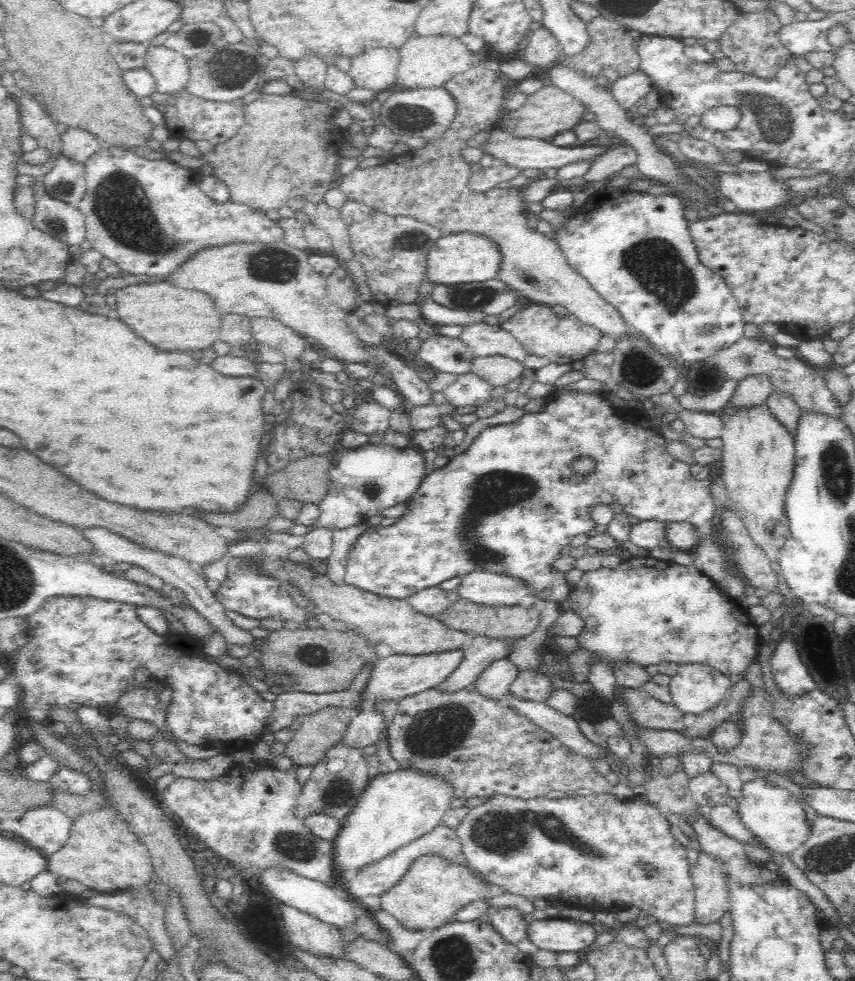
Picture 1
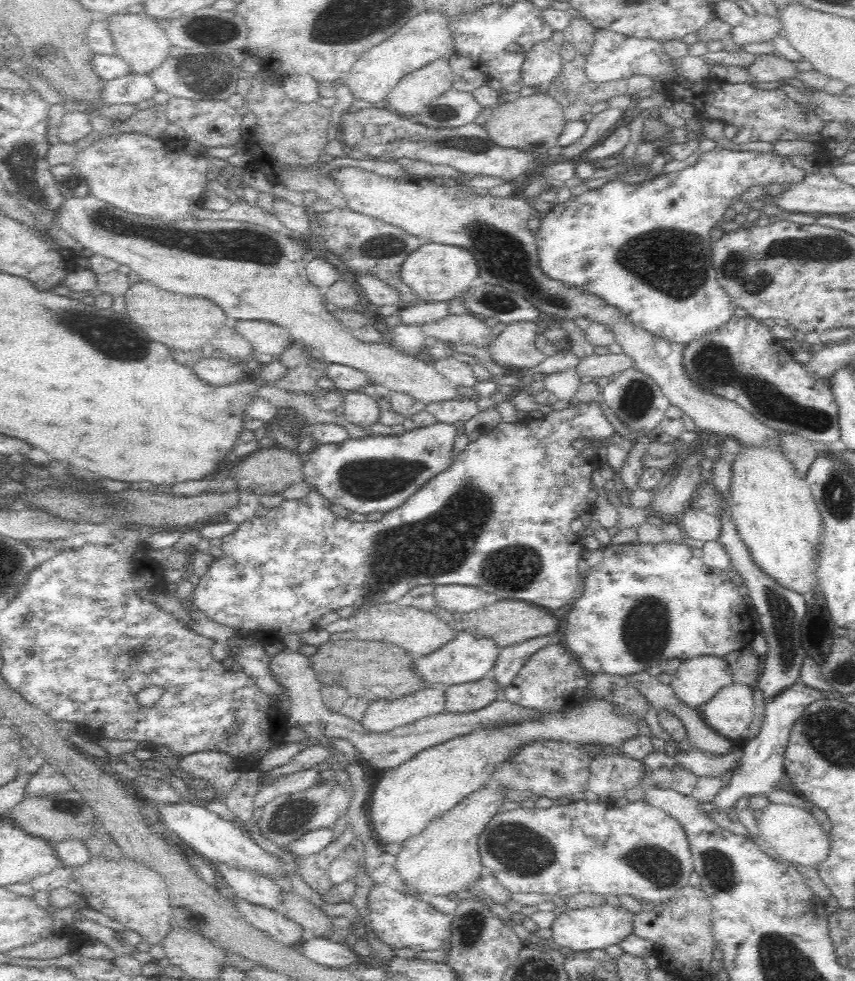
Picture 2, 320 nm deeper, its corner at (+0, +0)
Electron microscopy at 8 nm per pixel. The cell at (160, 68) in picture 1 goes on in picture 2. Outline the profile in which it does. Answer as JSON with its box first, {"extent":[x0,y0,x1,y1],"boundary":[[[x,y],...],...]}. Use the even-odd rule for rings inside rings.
{"extent":[108,14,170,74],"boundary":[[[112,14],[108,16],[108,30],[114,40],[114,54],[128,62],[130,70],[136,74],[147,74],[154,67],[162,64],[162,58],[166,58],[170,50],[170,41],[164,28],[158,28],[157,20],[142,14]]]}

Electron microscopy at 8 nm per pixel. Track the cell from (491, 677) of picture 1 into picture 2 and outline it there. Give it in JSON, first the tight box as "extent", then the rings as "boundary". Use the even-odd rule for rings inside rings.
{"extent":[444,671,497,714],"boundary":[[[491,671],[478,682],[444,687],[444,714],[472,714],[497,701],[496,682]]]}

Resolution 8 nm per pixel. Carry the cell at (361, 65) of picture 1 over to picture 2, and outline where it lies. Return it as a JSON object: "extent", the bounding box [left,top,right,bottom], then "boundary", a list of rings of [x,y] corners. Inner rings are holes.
{"extent":[348,12,454,106],"boundary":[[[422,12],[410,18],[410,22],[406,22],[406,26],[398,30],[398,34],[374,46],[374,50],[362,54],[362,58],[350,70],[352,74],[349,73],[348,90],[354,100],[365,100],[368,104],[381,106],[392,92],[392,88],[407,74],[428,66],[438,58],[449,61],[454,54],[454,42],[448,28],[448,20],[436,12]]]}

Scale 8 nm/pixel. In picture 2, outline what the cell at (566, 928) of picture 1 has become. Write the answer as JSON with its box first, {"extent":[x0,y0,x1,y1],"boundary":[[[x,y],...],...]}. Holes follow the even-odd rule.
{"extent":[551,902,635,952],"boundary":[[[607,902],[574,910],[567,909],[555,918],[551,928],[552,935],[558,946],[564,946],[576,952],[604,950],[634,934],[634,917],[635,914],[632,911]]]}

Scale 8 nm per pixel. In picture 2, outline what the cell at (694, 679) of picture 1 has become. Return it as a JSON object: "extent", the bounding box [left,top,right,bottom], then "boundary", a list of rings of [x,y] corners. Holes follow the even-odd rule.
{"extent":[669,656,733,708],"boundary":[[[700,656],[682,661],[669,686],[684,705],[697,708],[733,682],[724,657]]]}

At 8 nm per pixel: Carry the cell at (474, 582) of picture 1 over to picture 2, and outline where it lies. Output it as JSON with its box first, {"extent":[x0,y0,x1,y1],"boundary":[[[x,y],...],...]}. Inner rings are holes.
{"extent":[432,584,497,616],"boundary":[[[458,584],[435,586],[432,596],[435,606],[447,610],[454,616],[474,612],[497,601],[494,595],[476,590],[474,586]]]}

